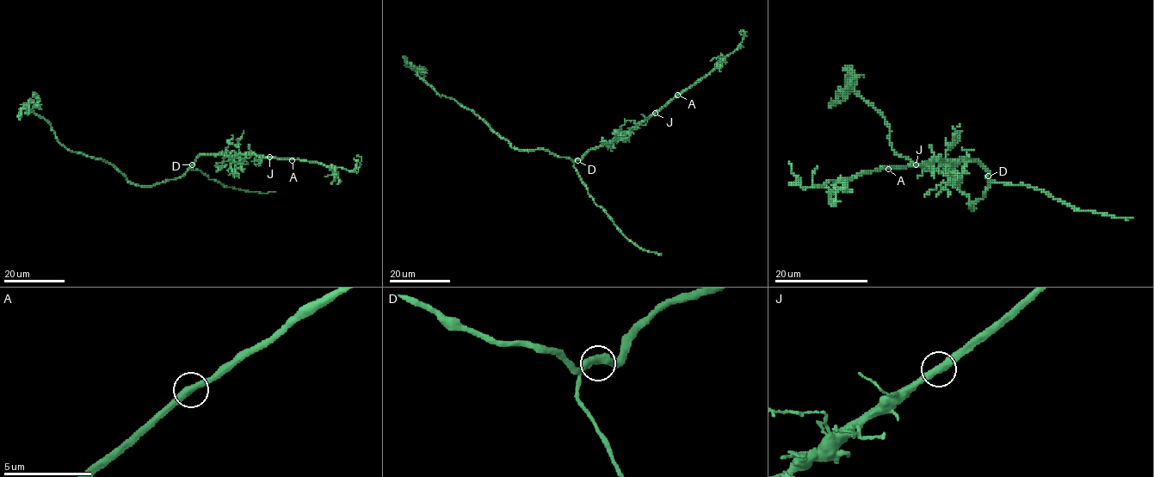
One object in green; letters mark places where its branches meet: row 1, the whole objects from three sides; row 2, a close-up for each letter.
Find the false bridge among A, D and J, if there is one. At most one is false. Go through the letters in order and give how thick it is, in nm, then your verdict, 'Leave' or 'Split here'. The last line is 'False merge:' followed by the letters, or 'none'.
A: Thickness 400 nm. Leave
D: Thickness 400 nm. Leave
J: Thickness 400 nm. Leave
False merge: none

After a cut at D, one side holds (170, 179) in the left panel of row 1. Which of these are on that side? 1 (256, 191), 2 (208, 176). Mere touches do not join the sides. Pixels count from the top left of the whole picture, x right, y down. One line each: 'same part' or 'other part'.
1: other part
2: other part

